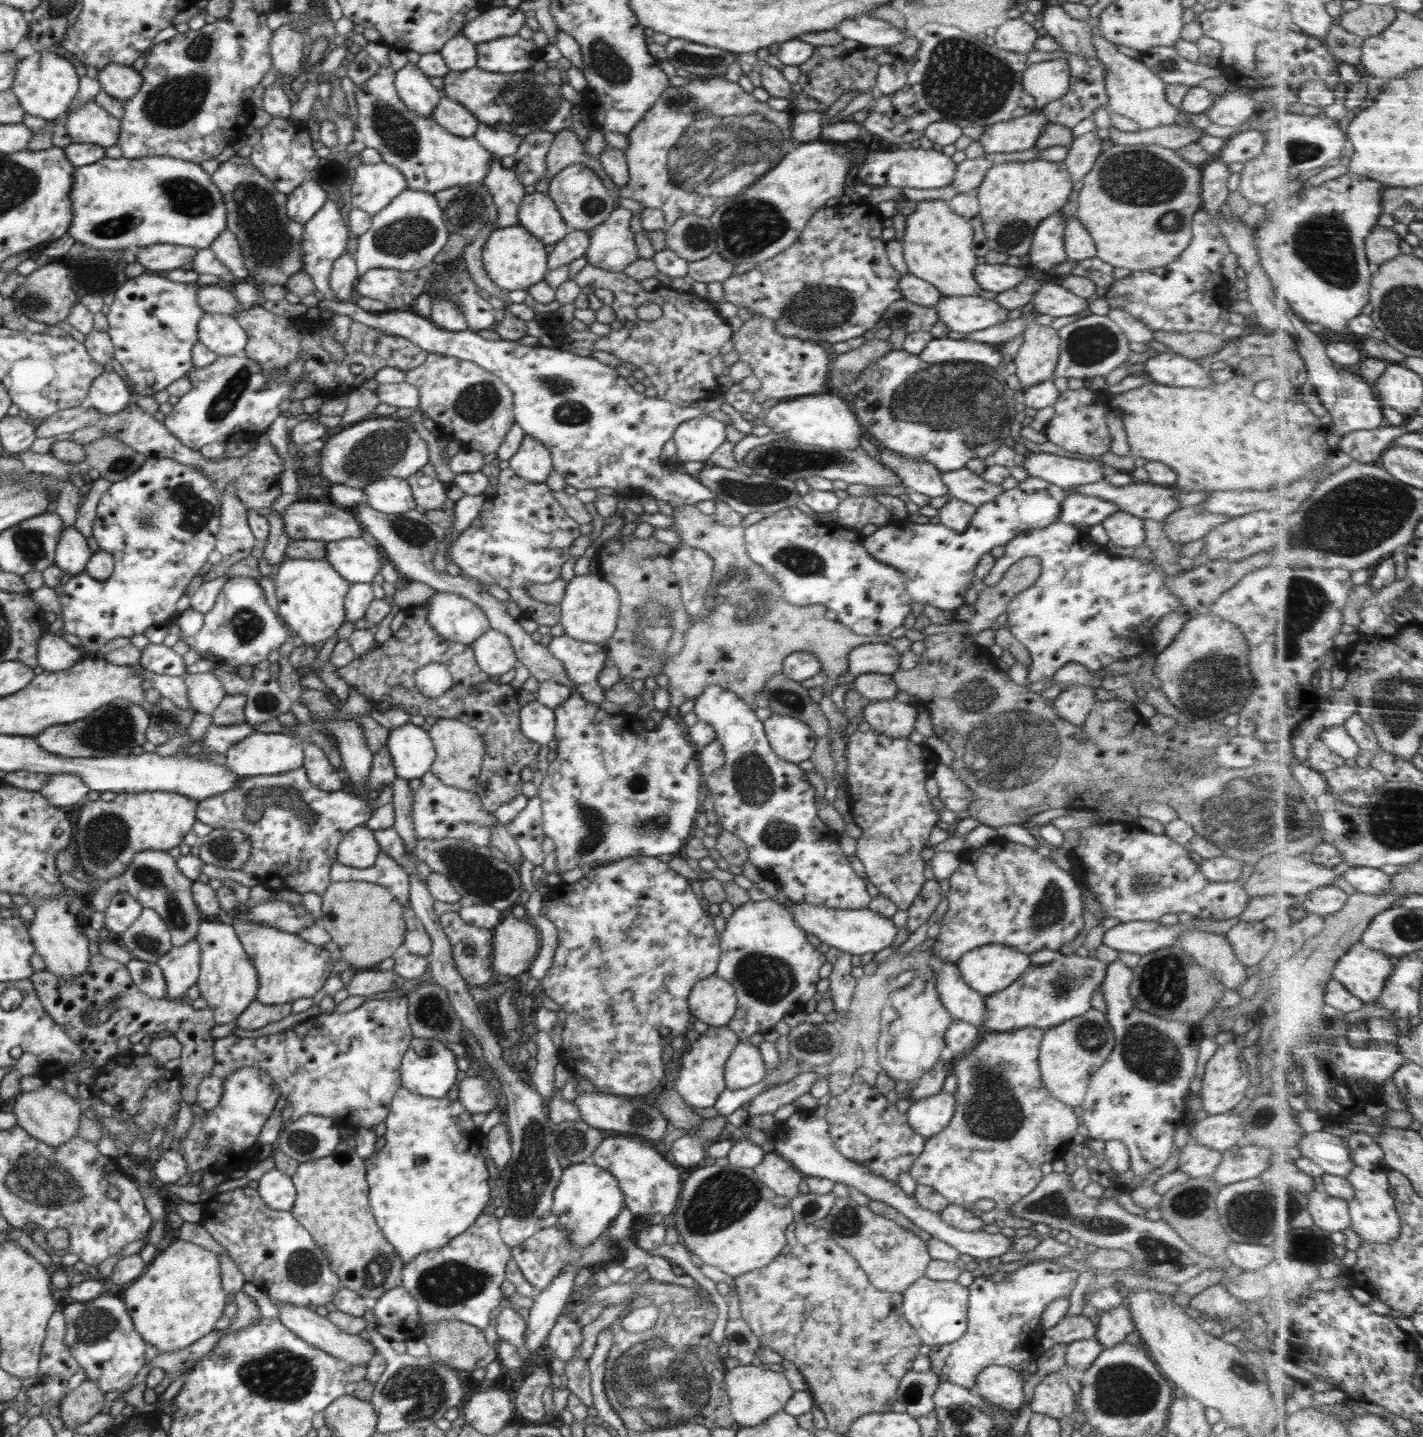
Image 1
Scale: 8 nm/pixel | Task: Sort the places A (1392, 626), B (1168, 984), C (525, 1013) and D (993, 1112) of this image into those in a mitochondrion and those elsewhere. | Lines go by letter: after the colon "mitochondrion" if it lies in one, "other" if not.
A: other
B: mitochondrion
C: other
D: mitochondrion

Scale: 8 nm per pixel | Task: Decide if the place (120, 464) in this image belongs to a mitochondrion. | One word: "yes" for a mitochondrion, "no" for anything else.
yes

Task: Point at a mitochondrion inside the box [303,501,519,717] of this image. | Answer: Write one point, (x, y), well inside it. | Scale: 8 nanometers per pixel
(416, 533)

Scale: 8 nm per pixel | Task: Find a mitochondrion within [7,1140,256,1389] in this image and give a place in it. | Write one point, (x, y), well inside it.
(93, 1327)

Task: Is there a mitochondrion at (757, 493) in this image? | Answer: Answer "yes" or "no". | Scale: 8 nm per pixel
yes

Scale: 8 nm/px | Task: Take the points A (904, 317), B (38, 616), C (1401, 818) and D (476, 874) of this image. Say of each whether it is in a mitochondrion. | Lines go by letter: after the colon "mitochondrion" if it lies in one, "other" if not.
A: mitochondrion
B: other
C: mitochondrion
D: mitochondrion

